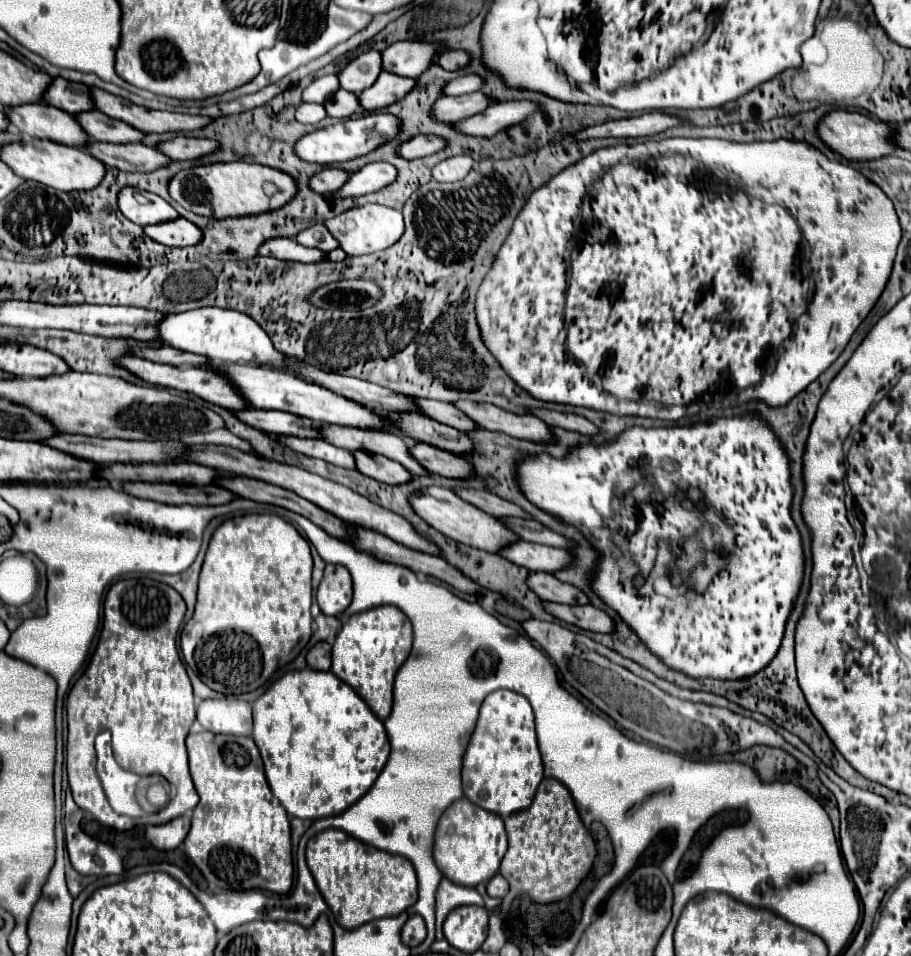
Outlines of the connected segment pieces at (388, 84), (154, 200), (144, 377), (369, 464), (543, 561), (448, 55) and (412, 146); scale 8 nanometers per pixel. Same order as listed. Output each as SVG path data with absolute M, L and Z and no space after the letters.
M383 71L373 83L373 87L365 89L359 95L359 103L365 111L383 109L399 101L403 95L407 95L407 91L411 91L413 85L415 85L415 79L407 79L407 77L399 77L399 75Z
M123 187L123 191L119 191L117 205L119 205L119 211L137 225L171 221L177 217L177 211L167 201L163 201L159 195L147 193L147 197L139 199L133 187Z
M121 355L117 359L117 365L127 369L131 375L139 377L141 381L149 383L149 385L157 385L157 387L169 387L169 389L177 389L177 391L185 391L185 393L193 393L197 397L201 397L203 401L209 401L213 405L231 409L231 411L239 411L245 405L245 401L241 399L241 395L229 385L227 379L223 379L221 375L215 375L211 369L207 371L207 367L171 367L171 365L159 365L147 359L137 359L131 355Z
M353 451L351 455L355 455L355 465L357 465L357 471L361 471L363 475L369 475L377 481L383 481L383 483L391 483L391 485L397 485L397 483L405 483L411 479L411 473L387 459L387 457L381 457L381 455L367 455L367 453L359 453L359 451Z
M515 541L503 547L499 555L529 571L547 571L547 573L563 569L565 565L569 565L569 559L571 559L571 555L565 549L545 547L545 545L527 543L527 541Z
M445 51L437 57L437 65L445 71L457 71L469 63L469 55L465 51Z
M415 135L409 141L401 143L397 149L397 155L403 159L417 159L417 157L427 157L445 147L445 141L435 135Z

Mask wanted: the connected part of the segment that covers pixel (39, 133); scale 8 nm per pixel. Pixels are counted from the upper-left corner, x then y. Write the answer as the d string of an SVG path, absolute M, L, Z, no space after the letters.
M25 103L23 107L15 107L15 111L11 111L11 107L5 111L9 123L29 137L49 139L71 147L89 141L87 133L79 127L71 113L65 113L47 103Z

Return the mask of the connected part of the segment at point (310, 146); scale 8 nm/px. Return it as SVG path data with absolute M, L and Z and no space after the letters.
M373 113L367 117L359 117L359 119L345 119L335 125L329 125L329 127L303 135L295 143L295 155L299 155L299 159L303 159L307 163L319 163L319 165L351 161L355 157L367 155L369 151L373 151L375 147L379 147L381 143L391 139L397 131L399 131L399 119L393 115L387 115L387 113Z

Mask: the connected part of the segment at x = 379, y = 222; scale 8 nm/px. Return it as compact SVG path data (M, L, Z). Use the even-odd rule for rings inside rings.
M361 205L361 207L353 207L351 211L345 211L337 217L327 219L327 223L323 223L329 233L339 241L339 247L347 253L347 255L365 255L365 253L375 253L381 249L391 247L401 235L403 235L403 215L401 211L383 207L383 205Z

